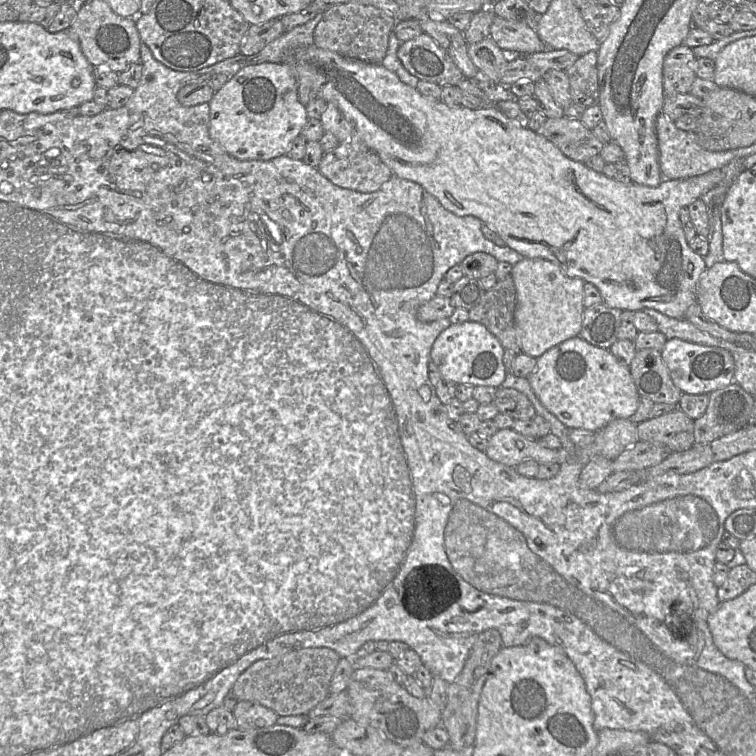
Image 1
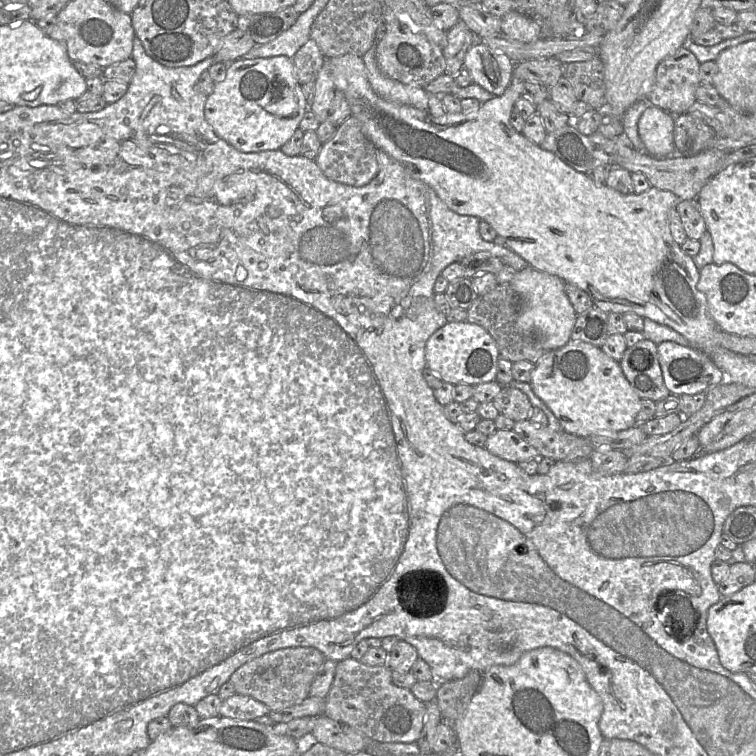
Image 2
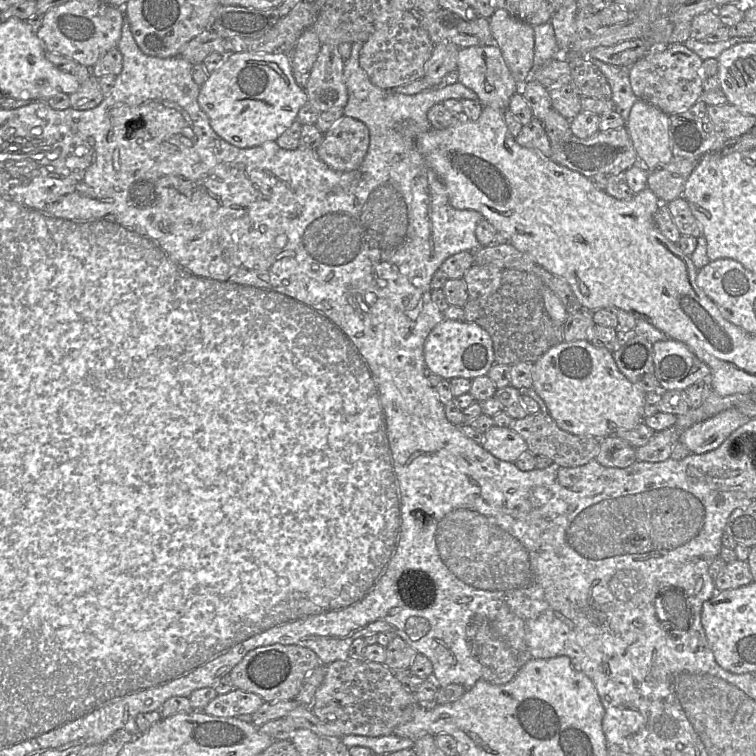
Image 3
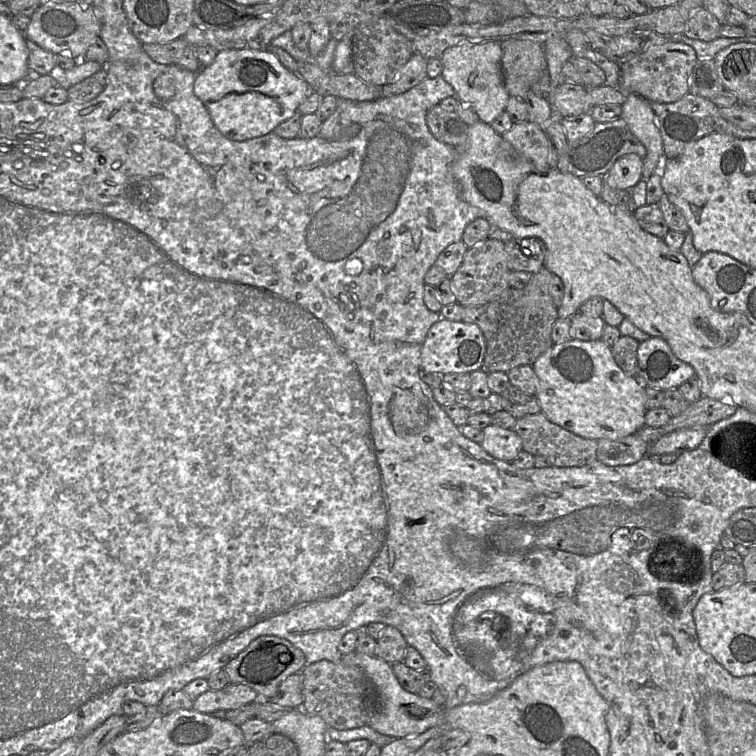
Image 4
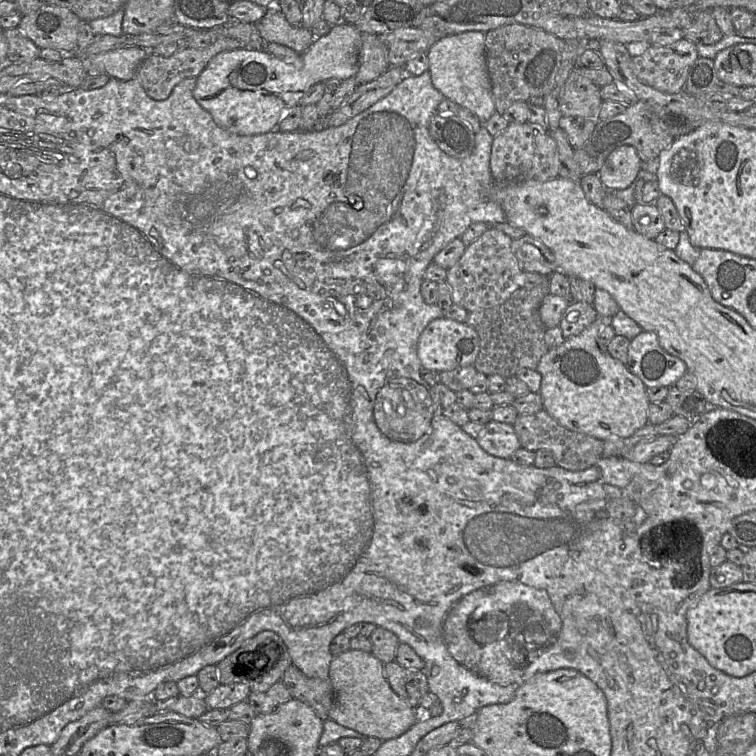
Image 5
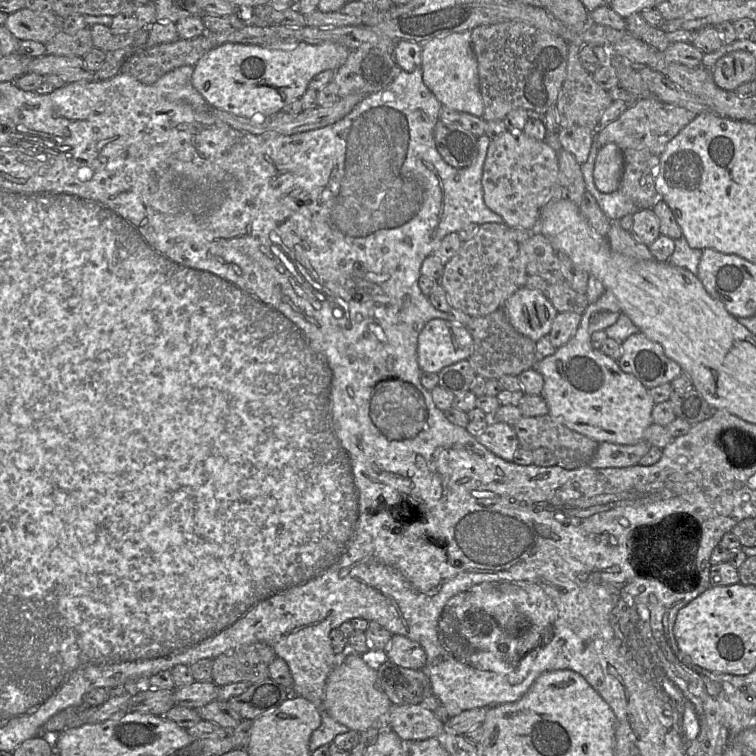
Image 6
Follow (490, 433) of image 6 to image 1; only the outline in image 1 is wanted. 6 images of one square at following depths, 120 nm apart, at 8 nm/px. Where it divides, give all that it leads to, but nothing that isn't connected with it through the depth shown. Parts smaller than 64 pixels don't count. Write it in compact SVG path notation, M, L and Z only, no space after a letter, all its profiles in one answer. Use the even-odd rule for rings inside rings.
M498 429L488 439L486 455L493 461L516 467L526 459L533 459L539 464L562 464L570 459L570 454L561 449L550 449L540 444L539 440L531 439L511 429Z

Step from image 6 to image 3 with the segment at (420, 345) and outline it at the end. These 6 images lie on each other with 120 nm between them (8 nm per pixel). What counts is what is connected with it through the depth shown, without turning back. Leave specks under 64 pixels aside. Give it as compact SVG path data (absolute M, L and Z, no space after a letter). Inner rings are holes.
M444 319L427 335L423 351L425 366L447 380L487 375L495 363L491 336L475 322Z

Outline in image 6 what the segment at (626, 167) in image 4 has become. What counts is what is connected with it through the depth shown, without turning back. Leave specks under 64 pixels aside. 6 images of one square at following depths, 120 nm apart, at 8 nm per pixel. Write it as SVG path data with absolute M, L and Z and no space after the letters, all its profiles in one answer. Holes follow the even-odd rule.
M615 143L602 146L596 156L593 170L594 184L601 192L618 190L624 168L621 148Z

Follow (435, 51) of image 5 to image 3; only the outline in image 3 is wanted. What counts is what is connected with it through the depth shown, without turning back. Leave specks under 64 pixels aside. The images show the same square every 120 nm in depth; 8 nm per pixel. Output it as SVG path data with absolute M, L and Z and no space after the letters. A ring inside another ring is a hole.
M496 44L461 48L457 56L458 83L474 91L483 106L506 110L511 97L517 92L513 78L501 50Z

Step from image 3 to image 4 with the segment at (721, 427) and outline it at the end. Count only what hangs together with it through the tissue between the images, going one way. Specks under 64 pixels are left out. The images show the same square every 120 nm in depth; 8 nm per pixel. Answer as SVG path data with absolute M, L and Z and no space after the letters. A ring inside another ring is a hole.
M707 427L675 430L650 444L647 456L659 457L667 453L682 453L696 449L704 440Z

